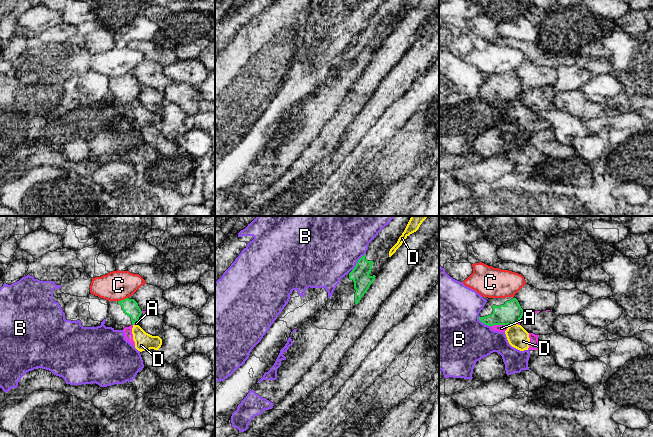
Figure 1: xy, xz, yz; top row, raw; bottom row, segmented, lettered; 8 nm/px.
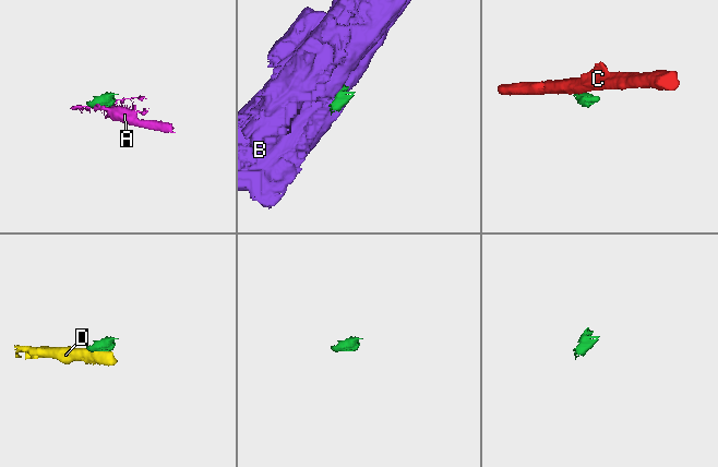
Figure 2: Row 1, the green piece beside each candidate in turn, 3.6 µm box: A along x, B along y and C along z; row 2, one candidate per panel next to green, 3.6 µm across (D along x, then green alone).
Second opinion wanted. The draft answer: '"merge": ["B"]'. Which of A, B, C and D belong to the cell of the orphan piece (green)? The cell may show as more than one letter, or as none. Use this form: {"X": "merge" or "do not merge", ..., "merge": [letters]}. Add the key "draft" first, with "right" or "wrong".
{"draft": "wrong", "A": "do not merge", "B": "do not merge", "C": "do not merge", "D": "do not merge", "merge": []}

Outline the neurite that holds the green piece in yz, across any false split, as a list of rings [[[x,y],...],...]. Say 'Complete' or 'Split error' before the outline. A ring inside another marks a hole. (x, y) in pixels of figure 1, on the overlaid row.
Split error. [[[514,297],[487,300],[479,313],[479,320],[488,326],[512,325],[519,323],[524,314],[518,300]]]

